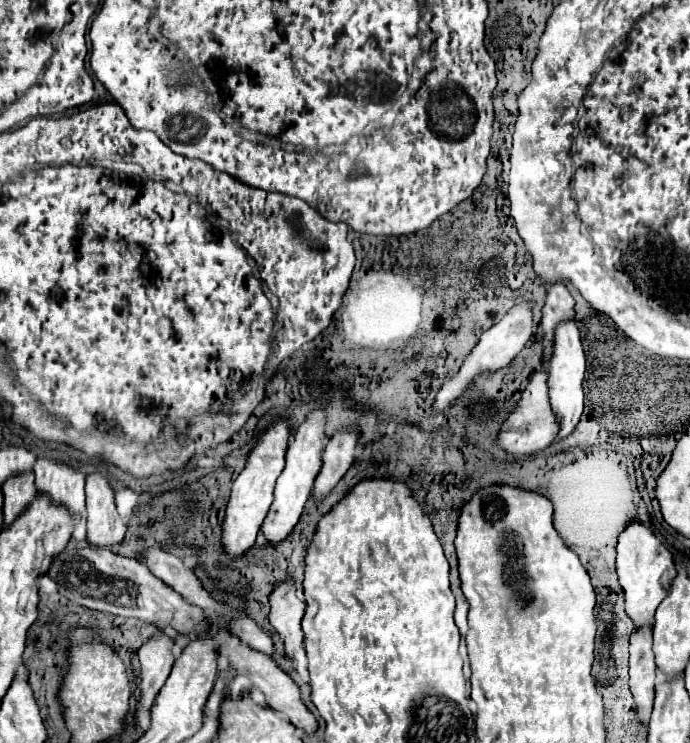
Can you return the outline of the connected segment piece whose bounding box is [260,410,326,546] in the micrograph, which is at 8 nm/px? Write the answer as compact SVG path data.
M314 410L306 418L306 422L300 424L294 438L290 438L288 452L286 452L286 468L276 482L274 502L272 502L268 514L262 522L262 528L260 528L260 542L266 542L268 546L276 546L276 544L282 544L284 540L288 540L290 532L294 530L294 526L298 524L298 520L304 512L304 504L310 498L312 484L322 466L320 452L322 452L322 436L324 436L324 422L326 422L324 418L326 418L326 414L322 410Z

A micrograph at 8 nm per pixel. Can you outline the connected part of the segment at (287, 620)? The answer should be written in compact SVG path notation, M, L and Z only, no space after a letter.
M294 582L278 584L276 592L270 594L270 624L284 638L284 650L288 658L294 658L304 646L304 634L300 622L304 618L304 602L298 600Z

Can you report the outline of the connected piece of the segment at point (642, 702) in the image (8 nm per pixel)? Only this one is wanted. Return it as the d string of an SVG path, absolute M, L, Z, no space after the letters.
M640 628L634 630L630 636L630 692L634 696L640 724L650 722L656 684L656 664L652 654L650 630L652 628Z

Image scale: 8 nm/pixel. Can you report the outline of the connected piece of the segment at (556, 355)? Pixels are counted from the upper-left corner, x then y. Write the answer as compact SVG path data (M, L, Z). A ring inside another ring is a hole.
M574 320L560 322L554 330L554 346L552 346L552 356L550 356L550 368L548 368L548 398L550 398L550 408L558 420L558 436L554 442L560 442L568 438L582 416L582 378L584 378L584 350L580 344L580 332L574 324Z

